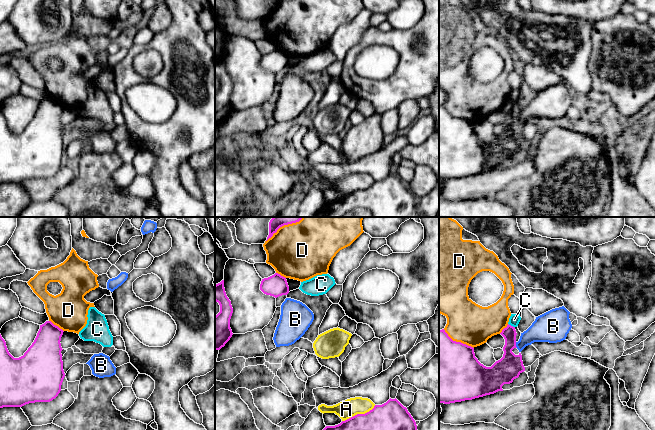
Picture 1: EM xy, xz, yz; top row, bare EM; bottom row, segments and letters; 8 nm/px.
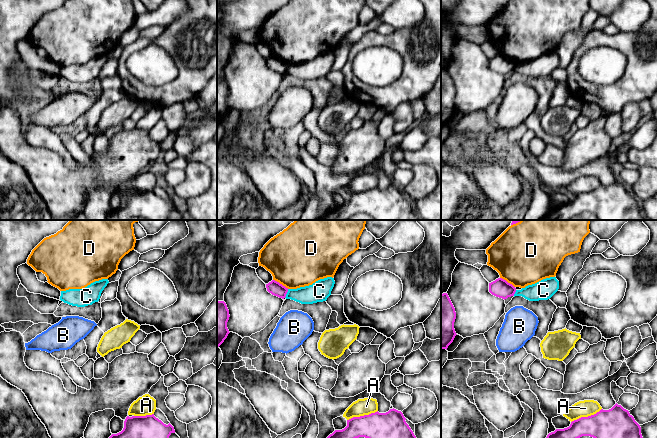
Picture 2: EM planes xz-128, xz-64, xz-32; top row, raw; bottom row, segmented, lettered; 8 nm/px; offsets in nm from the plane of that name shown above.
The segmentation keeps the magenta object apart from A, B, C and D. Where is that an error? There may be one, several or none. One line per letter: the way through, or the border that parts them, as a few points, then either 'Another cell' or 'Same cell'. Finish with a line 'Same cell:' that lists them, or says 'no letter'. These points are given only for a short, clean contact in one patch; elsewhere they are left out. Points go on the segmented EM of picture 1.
A: Another cell
B: Another cell
C: Boundary: yz (508, 323), (514, 327). Another cell
D: Another cell
Same cell: no letter

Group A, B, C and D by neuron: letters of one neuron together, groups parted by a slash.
A / B / C / D

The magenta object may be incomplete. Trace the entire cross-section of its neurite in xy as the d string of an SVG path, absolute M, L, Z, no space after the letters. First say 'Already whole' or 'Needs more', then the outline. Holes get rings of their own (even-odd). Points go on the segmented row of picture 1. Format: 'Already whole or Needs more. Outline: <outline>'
Already whole. Outline: M46 321L40 325L37 336L19 358L14 358L8 351L6 342L0 334L0 408L22 407L29 403L50 402L61 391L65 377L61 351L63 330Z

